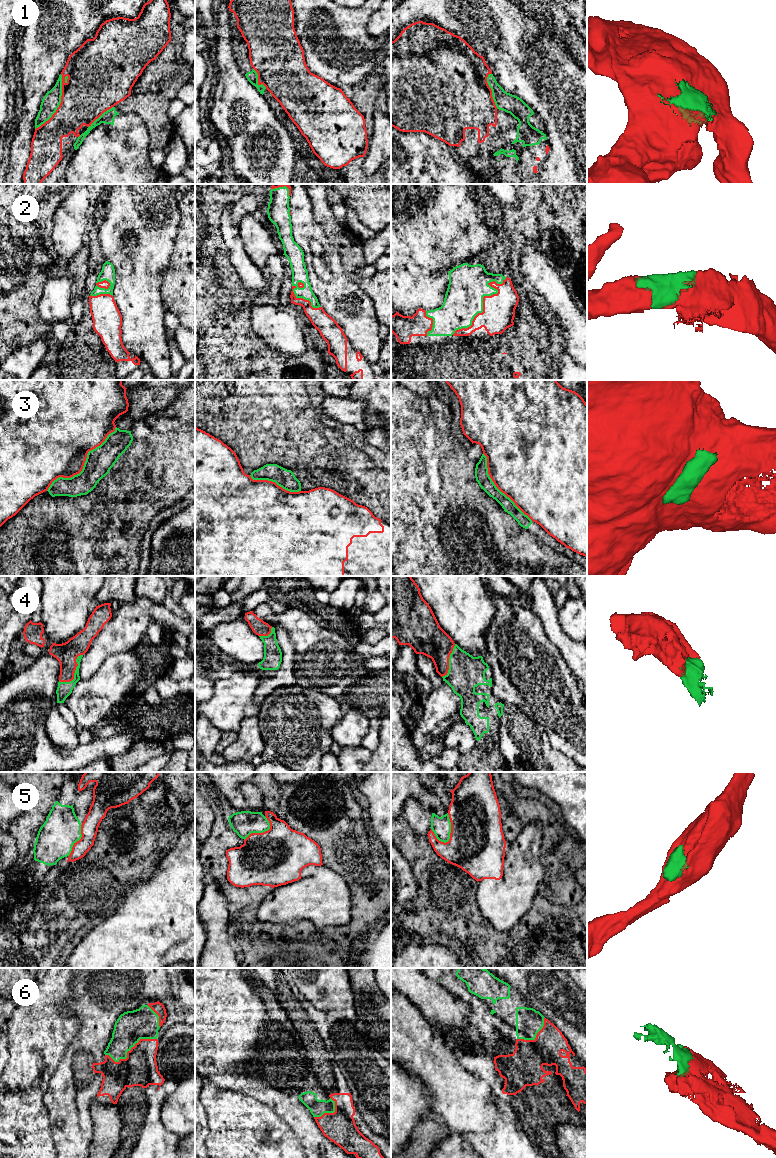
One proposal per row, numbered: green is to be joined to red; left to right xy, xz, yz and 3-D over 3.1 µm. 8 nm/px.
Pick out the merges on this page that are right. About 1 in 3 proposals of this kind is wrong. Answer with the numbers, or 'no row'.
2, 4, 6

